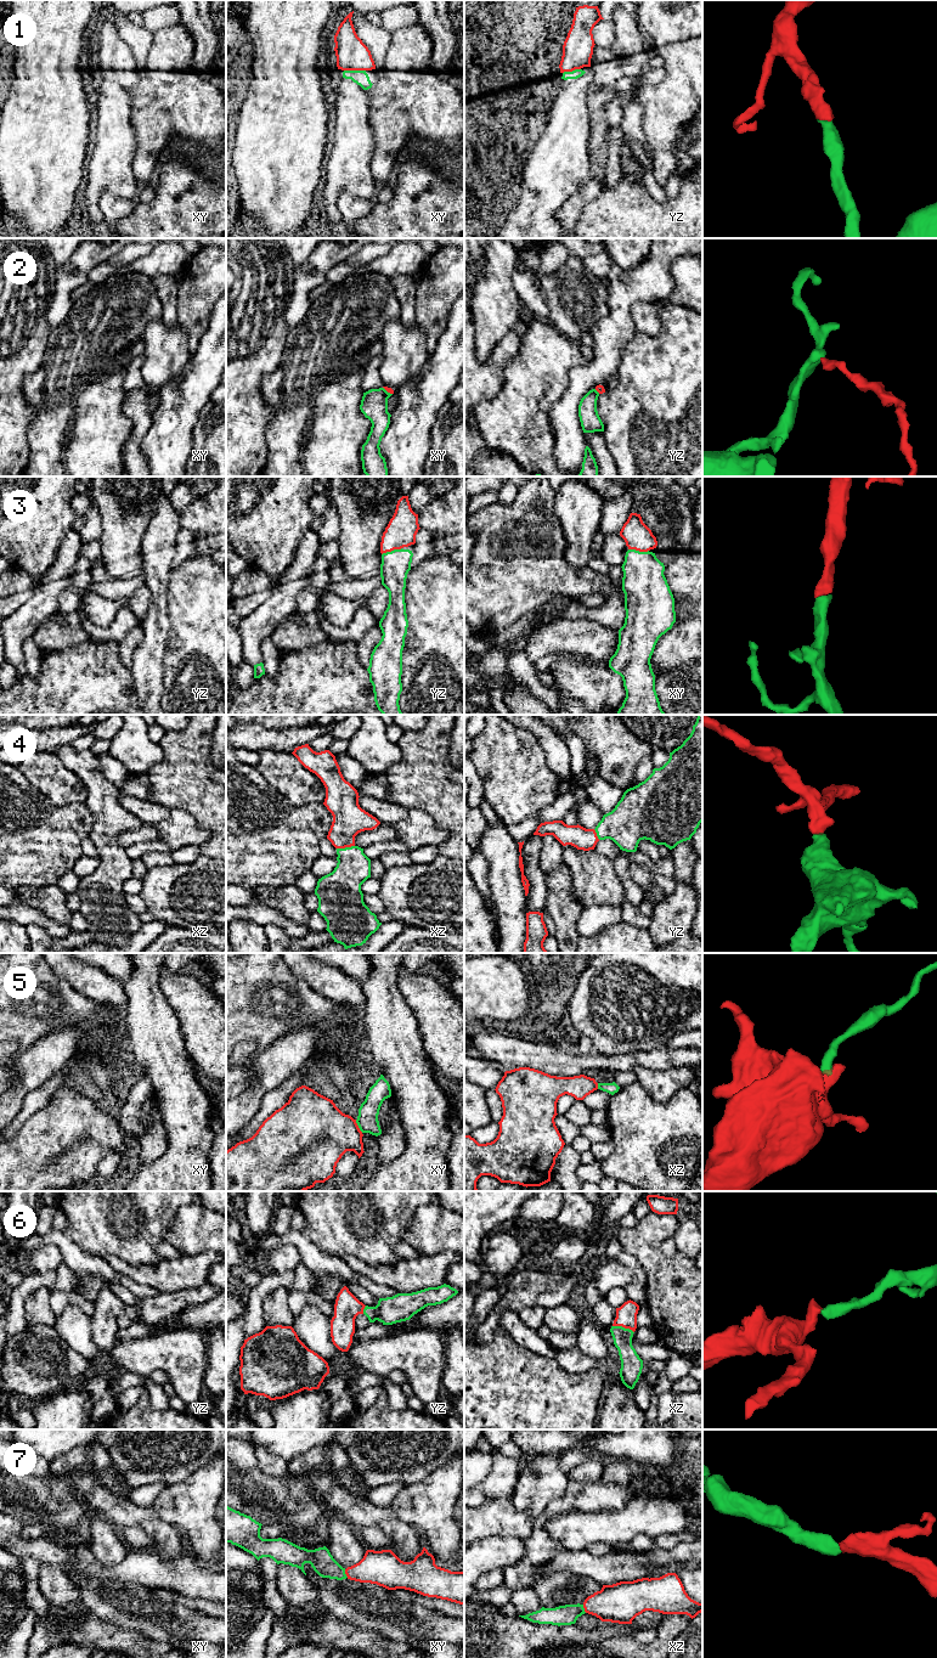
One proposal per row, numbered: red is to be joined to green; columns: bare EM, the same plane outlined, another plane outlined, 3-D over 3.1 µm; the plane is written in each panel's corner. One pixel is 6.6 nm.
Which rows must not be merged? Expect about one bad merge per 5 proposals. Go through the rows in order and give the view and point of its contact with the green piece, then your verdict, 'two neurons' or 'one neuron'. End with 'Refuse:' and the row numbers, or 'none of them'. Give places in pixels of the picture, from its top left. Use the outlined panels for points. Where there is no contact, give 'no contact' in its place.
1: contact xy (355, 71); one neuron
2: contact xy (387, 392); two neurons
3: contact yz (391, 551); one neuron
4: contact xz (345, 847); one neuron
5: contact xy (357, 1124); two neurons
6: contact xz (624, 1327); one neuron
7: contact xy (344, 1573); one neuron
Refuse: 2, 5

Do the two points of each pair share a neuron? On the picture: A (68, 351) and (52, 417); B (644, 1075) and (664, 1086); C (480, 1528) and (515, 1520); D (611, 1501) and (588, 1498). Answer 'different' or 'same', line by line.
A: same
B: same
C: same
D: same

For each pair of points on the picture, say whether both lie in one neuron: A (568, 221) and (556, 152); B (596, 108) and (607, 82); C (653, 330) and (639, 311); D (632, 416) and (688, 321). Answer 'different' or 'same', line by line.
A: different
B: same
C: same
D: same

